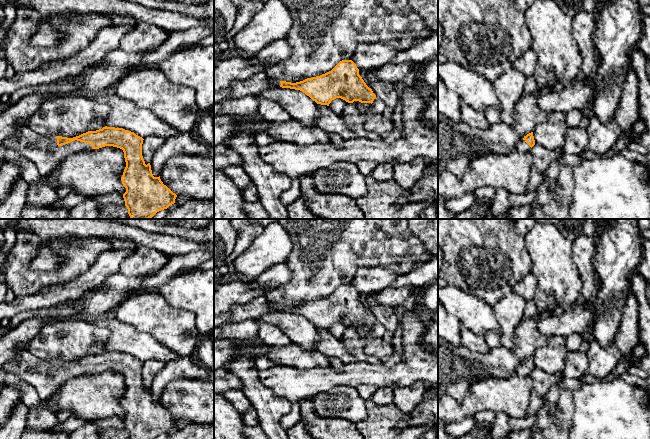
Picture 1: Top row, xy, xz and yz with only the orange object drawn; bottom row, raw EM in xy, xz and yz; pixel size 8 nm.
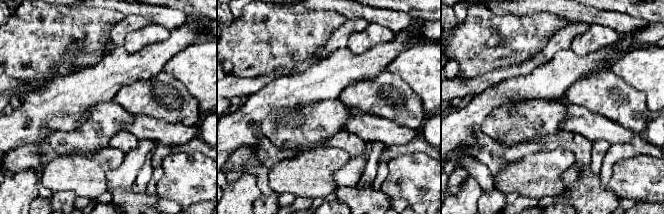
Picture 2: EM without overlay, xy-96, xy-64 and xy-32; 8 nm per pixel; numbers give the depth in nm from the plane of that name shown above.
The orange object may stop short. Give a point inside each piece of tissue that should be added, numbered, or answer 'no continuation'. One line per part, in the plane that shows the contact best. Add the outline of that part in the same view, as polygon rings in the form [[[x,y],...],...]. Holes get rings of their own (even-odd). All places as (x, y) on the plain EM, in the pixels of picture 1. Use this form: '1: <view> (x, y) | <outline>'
1: xy (43, 375) | [[[28,349],[20,351],[16,359],[6,362],[2,371],[15,374],[32,385],[41,400],[51,396],[55,389],[68,380],[84,373],[92,373],[91,367],[77,364],[58,370],[55,360],[42,360],[29,352]]]

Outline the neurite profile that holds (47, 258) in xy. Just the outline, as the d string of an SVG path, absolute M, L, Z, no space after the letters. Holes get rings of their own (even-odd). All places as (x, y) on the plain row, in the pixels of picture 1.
M68 237L58 244L55 239L45 239L31 261L33 271L56 271L62 266L63 258L59 252L63 247L82 246L83 237Z

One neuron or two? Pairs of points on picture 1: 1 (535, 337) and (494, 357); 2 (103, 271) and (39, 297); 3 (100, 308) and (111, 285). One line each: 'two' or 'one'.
1: one
2: one
3: one

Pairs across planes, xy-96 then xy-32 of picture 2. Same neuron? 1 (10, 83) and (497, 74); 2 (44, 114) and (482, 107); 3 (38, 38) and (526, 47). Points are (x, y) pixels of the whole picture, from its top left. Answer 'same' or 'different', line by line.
1: same
2: same
3: same

